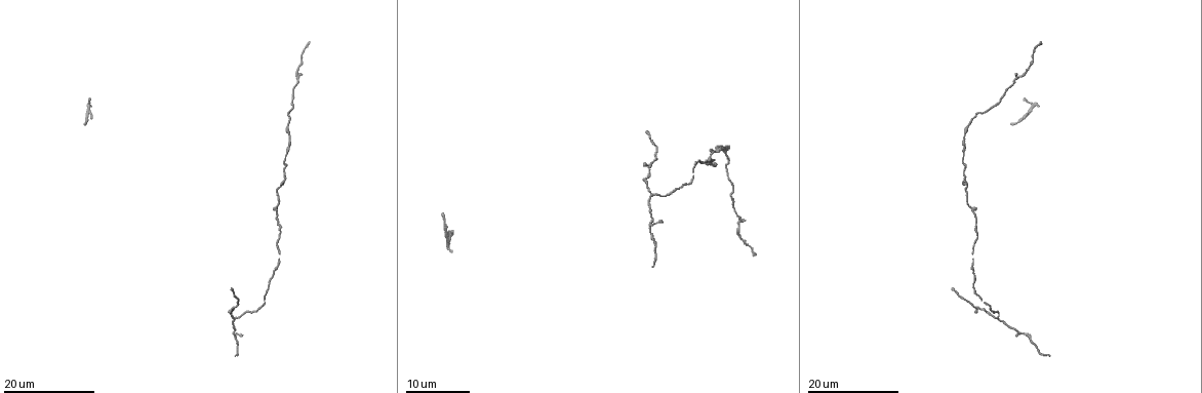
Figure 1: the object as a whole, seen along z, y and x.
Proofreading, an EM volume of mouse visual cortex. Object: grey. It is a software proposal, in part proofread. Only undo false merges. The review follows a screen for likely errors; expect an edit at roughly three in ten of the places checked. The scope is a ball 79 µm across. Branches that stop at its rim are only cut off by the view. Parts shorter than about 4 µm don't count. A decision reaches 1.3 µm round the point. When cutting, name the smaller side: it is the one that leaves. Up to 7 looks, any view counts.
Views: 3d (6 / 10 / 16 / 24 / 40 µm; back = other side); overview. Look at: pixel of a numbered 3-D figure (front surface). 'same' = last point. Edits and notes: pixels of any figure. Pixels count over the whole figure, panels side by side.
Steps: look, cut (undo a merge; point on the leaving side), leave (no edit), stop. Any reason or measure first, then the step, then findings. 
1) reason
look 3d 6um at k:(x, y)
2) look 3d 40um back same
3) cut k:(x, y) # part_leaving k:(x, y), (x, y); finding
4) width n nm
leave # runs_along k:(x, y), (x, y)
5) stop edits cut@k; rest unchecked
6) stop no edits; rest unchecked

side arm on a straight run
look 3d 16um at 1:(974, 212)

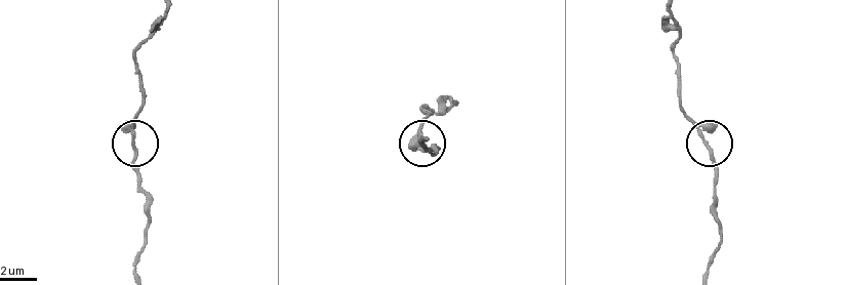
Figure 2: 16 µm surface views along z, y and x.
look 3d 6um at 2:(703, 143)

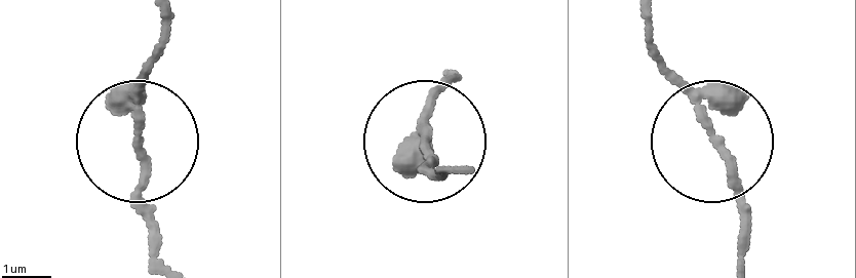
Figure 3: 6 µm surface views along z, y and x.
width 160 nm
leave # one neuron here

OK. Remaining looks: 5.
arms part here
look 3d 16um at 1:(233, 319)

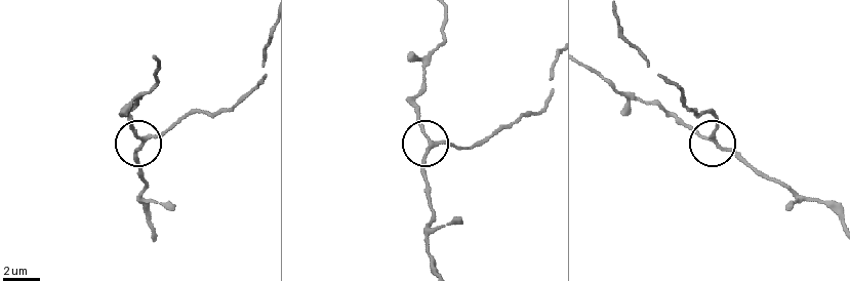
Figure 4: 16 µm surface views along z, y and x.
look 3d 10um at 4:(145, 141)

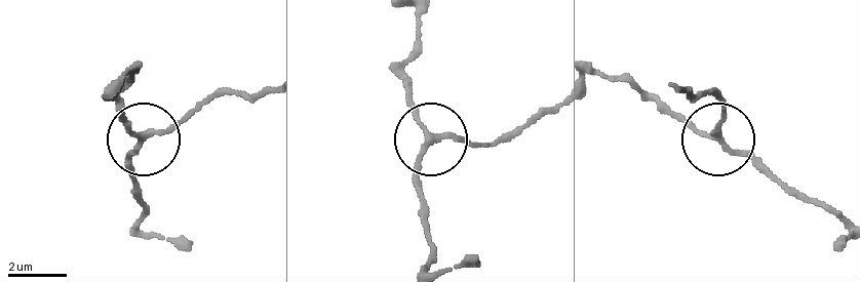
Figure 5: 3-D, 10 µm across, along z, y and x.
side_arm 14 um
leave # runs_along 5:(552, 107), (478, 147), (434, 136), (400, 83); one neuron here

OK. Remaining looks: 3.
narrows sharply
look 3d 16um at 1:(1029, 66)

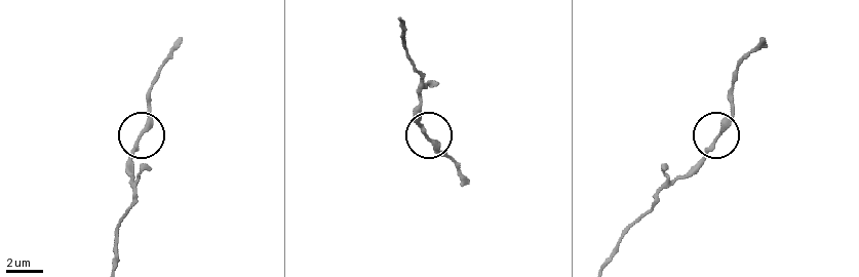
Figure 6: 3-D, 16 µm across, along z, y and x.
look 3d 6um at 6:(138, 142)

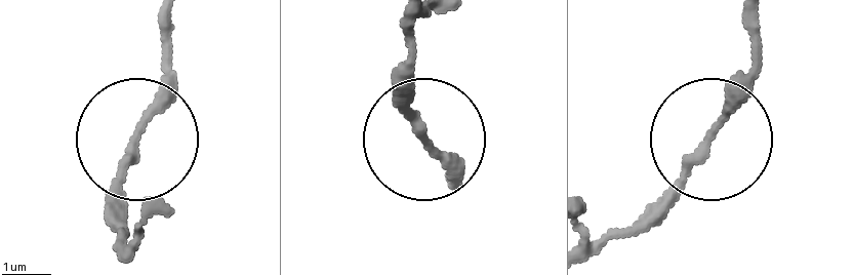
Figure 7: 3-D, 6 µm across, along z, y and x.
leave # runs_along 7:(122, 252), (122, 159), (171, 40); one neuron here

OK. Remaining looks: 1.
stop no edits; rest unchecked

